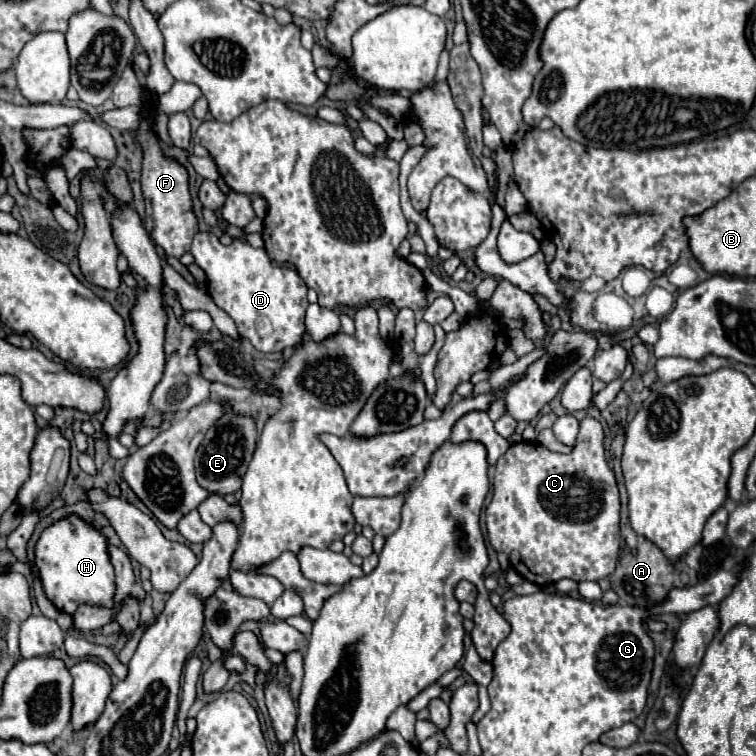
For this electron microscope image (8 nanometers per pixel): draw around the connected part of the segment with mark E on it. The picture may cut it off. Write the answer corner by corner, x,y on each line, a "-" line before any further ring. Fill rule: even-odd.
231,409
221,415
209,427
205,433
203,443
197,449
197,461
195,461
195,471
197,471
197,481
203,489
219,495
235,493
241,489
241,479
247,471
247,465
255,453
255,443
257,443
257,427
255,419
249,415
237,415

